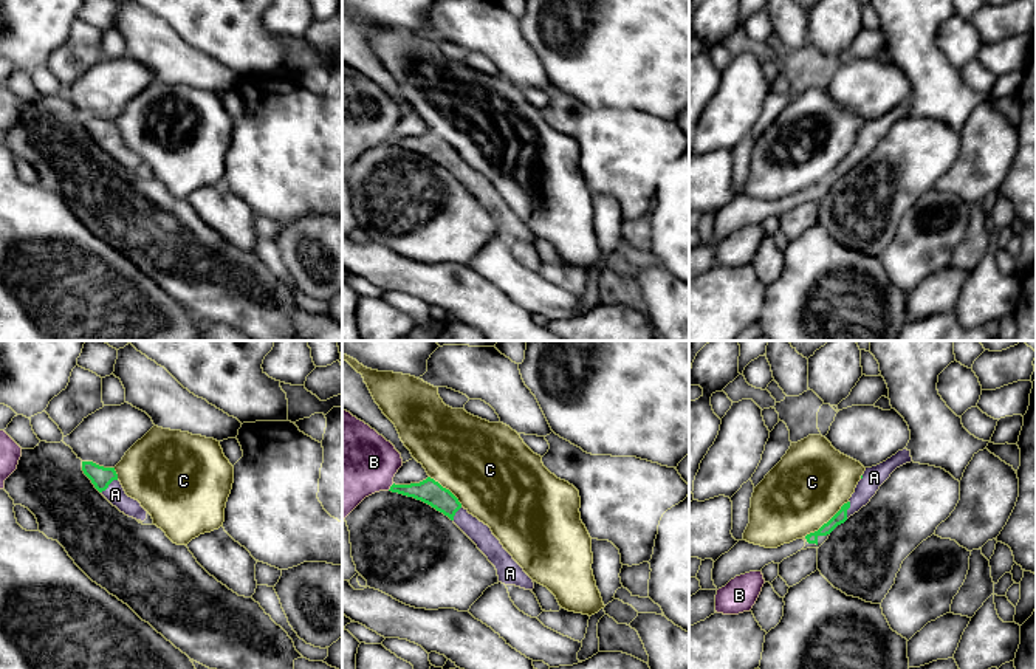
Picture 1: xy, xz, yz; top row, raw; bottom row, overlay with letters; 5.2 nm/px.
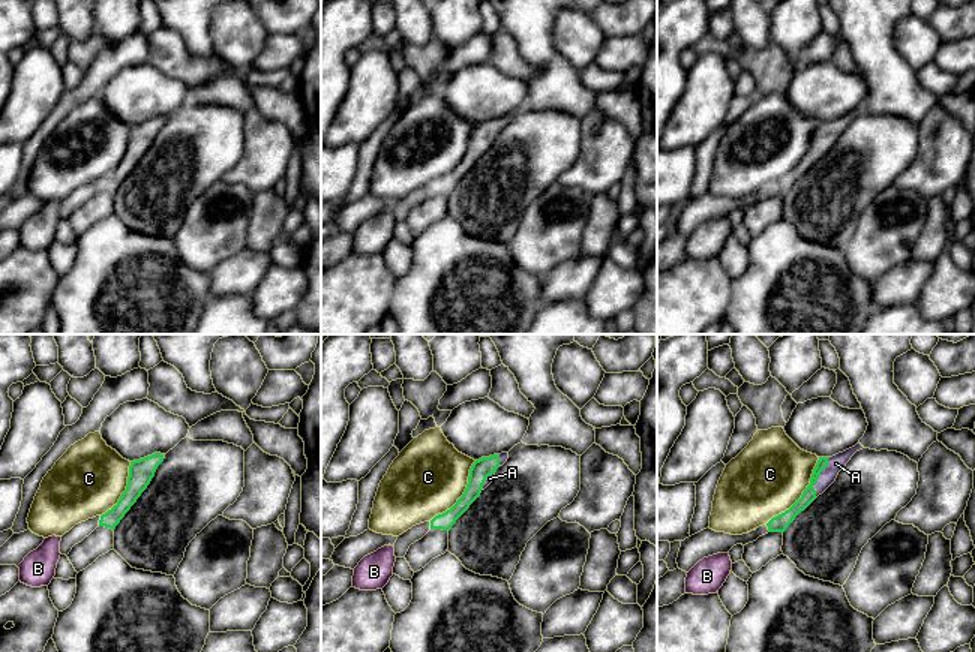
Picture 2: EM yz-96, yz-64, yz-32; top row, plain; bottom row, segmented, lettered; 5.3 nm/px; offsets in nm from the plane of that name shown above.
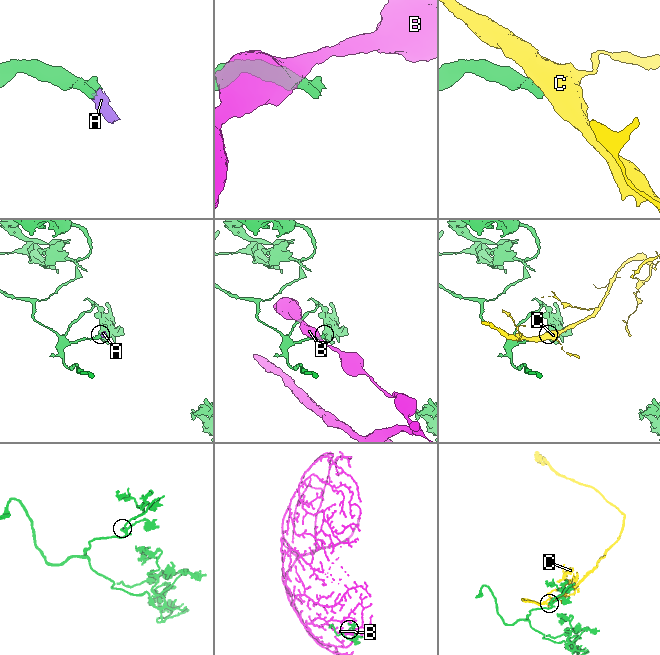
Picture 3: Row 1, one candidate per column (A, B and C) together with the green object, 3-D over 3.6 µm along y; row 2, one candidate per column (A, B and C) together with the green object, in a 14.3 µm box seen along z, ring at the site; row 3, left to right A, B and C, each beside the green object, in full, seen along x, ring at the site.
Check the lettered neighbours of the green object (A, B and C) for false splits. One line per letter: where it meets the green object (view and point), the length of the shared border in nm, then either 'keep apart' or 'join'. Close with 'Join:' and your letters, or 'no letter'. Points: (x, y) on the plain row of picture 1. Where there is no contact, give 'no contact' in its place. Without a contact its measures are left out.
A: meets green in xy at (109, 137); contact 120 nm long; join
B: meets green in xz at (391, 140); contact 50 nm long; keep apart
C: meets green in yz at (827, 175); contact 300 nm long; keep apart
Join: A

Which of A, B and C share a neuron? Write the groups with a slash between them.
A / B / C

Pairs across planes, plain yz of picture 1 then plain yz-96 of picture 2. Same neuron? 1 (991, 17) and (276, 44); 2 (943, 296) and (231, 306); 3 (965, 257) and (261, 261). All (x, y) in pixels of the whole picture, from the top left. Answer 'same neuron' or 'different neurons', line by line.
1: different neurons
2: different neurons
3: different neurons

